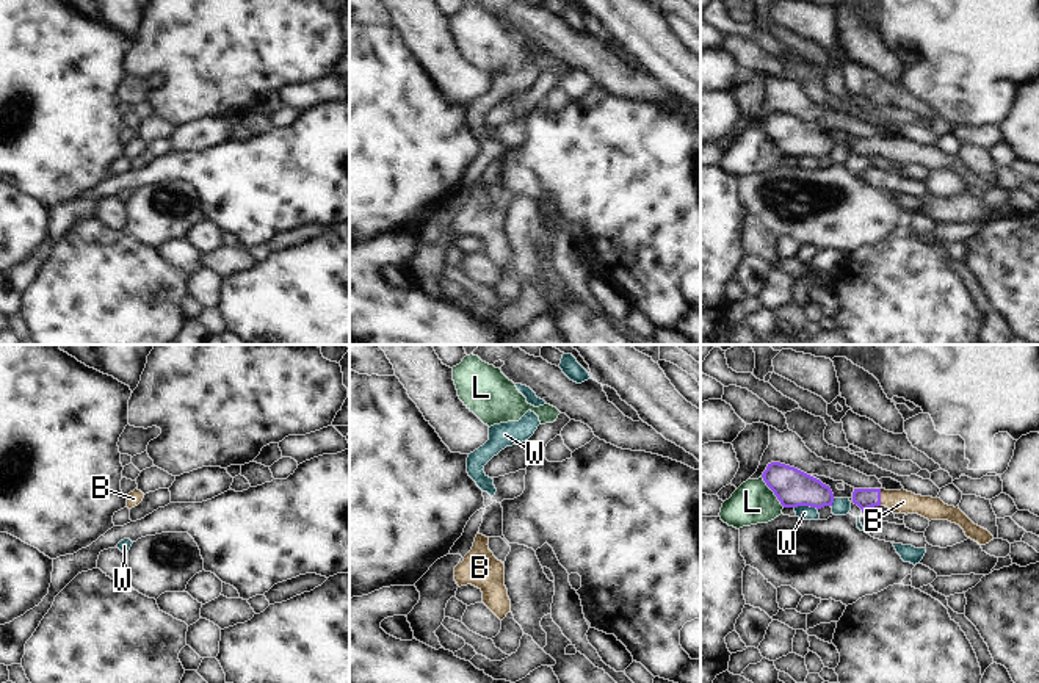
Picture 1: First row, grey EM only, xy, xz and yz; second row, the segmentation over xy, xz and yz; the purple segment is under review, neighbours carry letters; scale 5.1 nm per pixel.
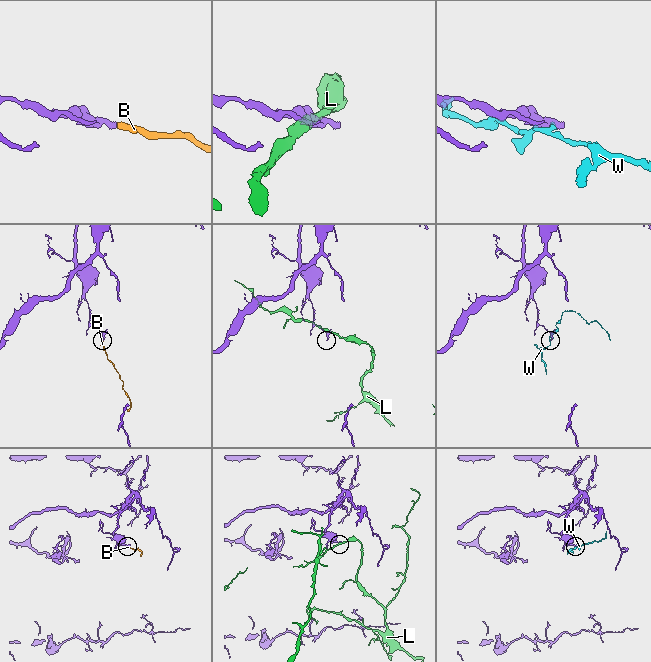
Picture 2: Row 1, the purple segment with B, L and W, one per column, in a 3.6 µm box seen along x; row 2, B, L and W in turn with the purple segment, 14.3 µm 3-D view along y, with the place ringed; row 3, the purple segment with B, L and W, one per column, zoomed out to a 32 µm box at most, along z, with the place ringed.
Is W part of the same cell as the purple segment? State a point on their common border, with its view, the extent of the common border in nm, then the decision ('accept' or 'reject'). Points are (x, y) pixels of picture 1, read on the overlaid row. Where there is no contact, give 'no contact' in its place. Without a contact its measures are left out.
yz (806, 505) | 120 nm | reject

